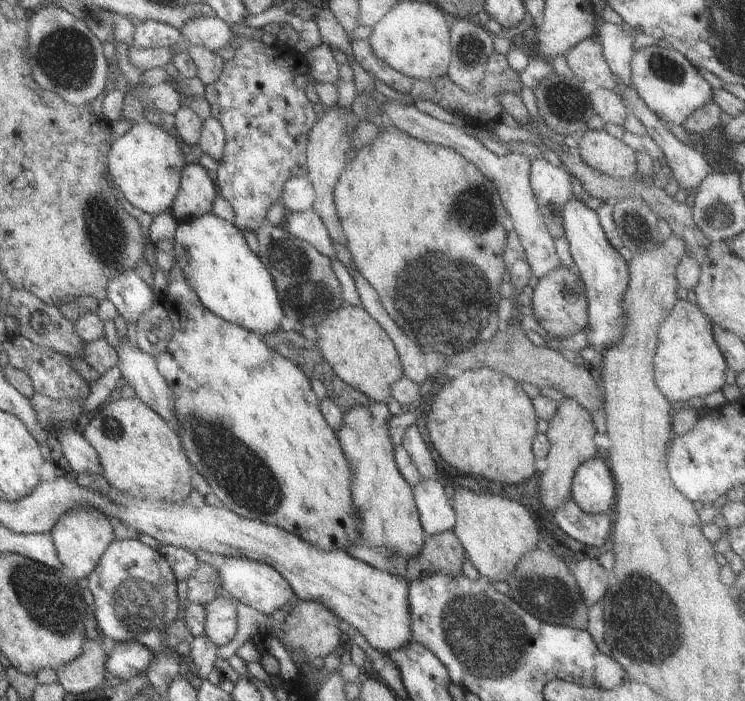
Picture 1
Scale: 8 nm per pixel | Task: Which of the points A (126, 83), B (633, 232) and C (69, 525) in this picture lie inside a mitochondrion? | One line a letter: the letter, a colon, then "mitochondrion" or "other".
A: other
B: mitochondrion
C: other

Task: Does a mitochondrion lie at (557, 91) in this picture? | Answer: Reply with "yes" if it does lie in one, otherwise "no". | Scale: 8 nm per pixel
yes

